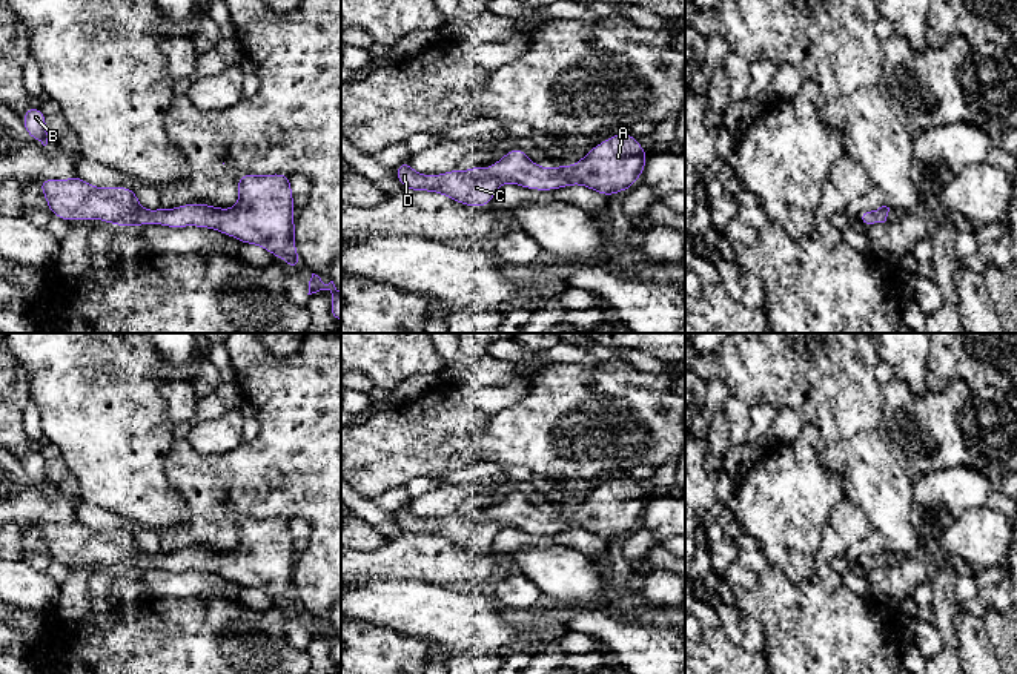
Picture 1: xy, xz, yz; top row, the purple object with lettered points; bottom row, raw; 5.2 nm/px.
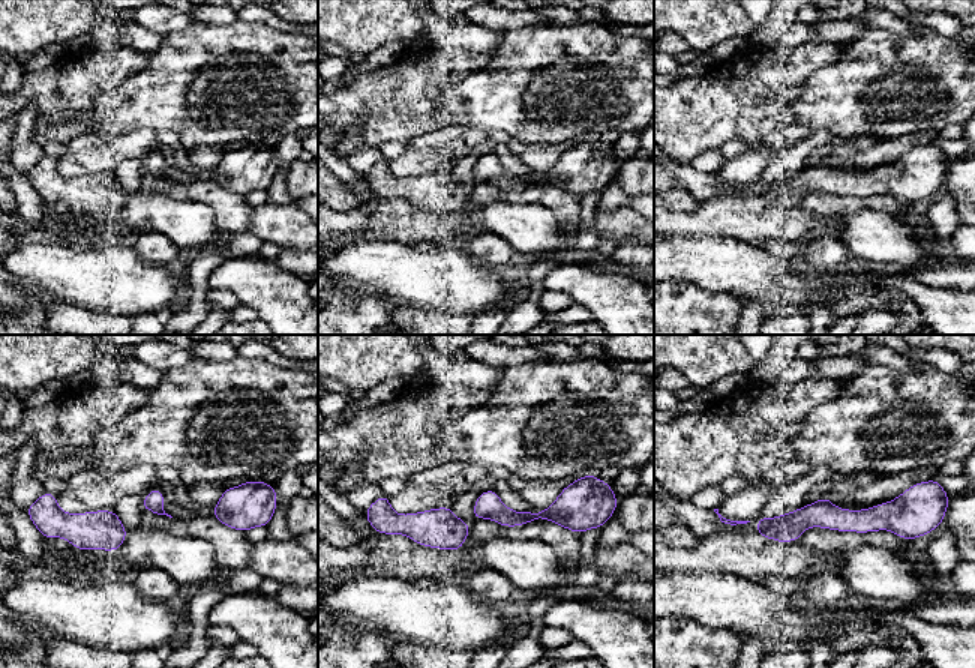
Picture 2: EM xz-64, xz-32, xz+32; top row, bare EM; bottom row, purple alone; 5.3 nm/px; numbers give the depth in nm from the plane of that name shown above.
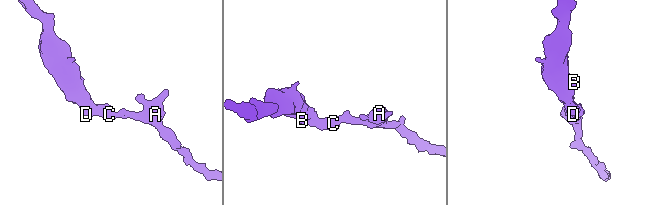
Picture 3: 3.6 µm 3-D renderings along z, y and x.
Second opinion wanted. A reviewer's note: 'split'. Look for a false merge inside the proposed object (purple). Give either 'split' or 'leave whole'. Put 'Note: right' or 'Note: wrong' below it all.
leave whole
Note: wrong

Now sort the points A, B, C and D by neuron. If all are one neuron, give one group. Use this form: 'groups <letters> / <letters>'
groups A B C D

